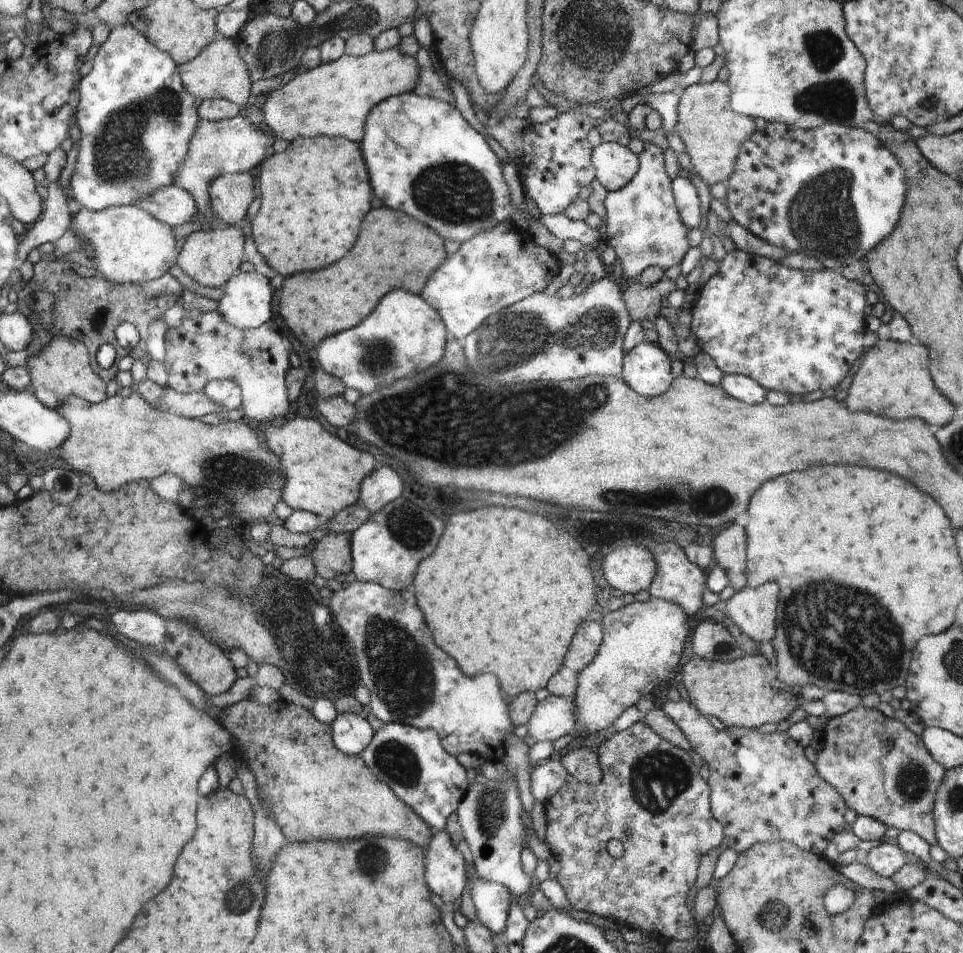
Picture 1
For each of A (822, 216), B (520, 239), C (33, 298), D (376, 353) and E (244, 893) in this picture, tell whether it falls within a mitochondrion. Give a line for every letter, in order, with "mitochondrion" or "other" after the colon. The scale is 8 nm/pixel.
A: mitochondrion
B: other
C: other
D: mitochondrion
E: mitochondrion

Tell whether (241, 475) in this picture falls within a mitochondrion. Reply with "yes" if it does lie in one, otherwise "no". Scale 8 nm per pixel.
yes

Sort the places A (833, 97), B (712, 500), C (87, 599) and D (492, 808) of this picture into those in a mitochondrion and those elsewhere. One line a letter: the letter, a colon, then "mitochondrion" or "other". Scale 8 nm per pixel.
A: mitochondrion
B: mitochondrion
C: other
D: mitochondrion

